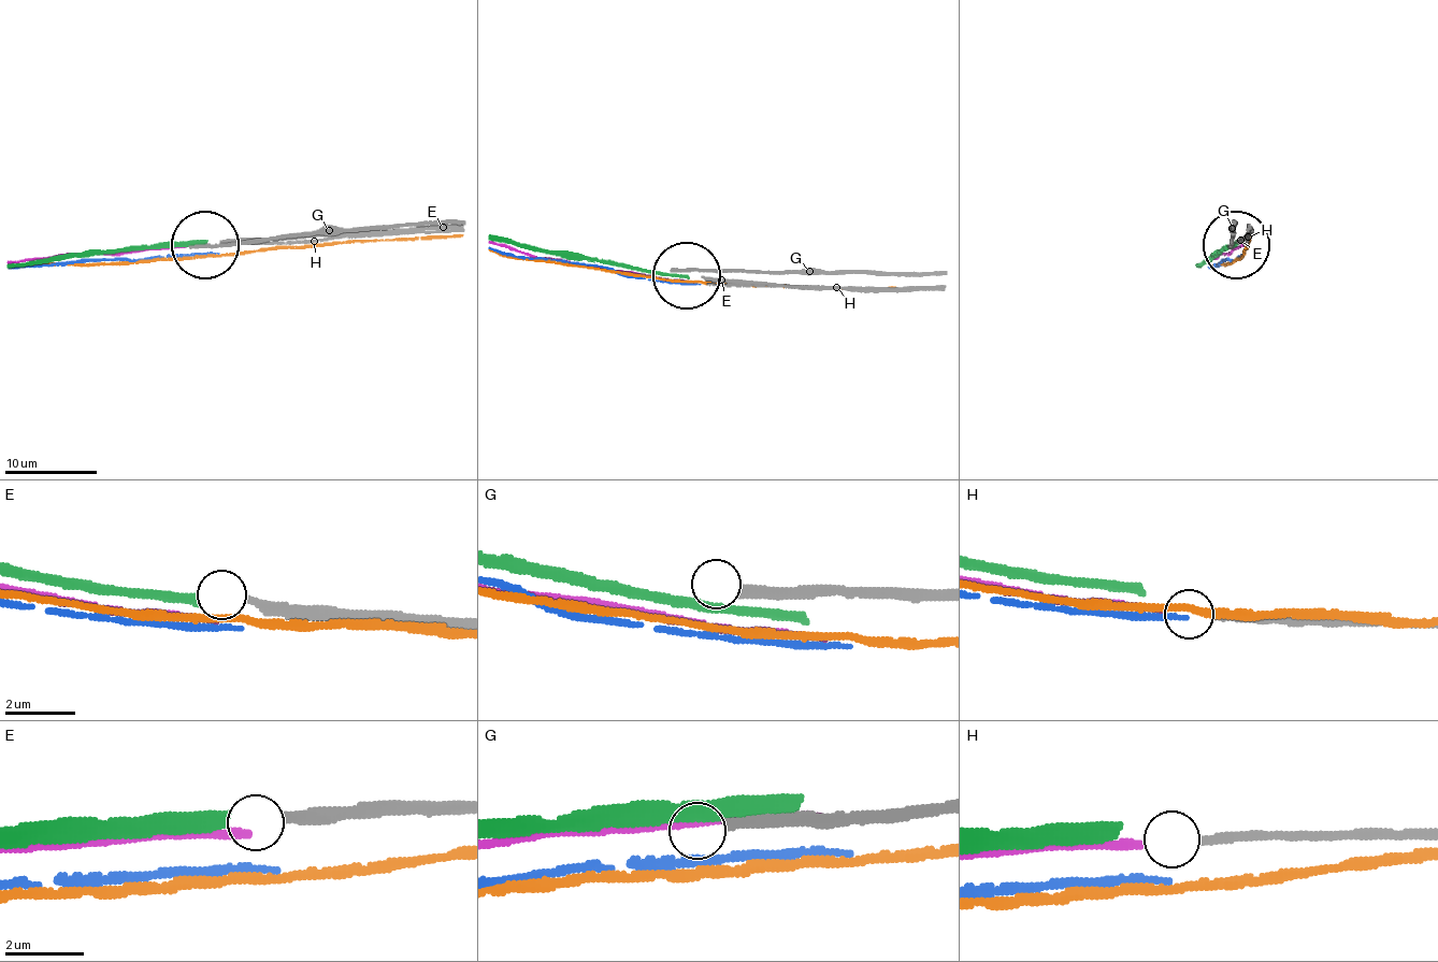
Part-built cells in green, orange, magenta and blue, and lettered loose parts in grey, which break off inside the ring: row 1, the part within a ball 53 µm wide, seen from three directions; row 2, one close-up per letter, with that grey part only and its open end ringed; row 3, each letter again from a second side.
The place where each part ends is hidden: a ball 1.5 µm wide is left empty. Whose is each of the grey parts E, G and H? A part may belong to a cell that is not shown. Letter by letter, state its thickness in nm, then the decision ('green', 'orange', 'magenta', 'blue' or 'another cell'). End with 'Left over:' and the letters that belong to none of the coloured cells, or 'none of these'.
E: 280 nm thick; green
G: 280 nm thick; another cell
H: 220 nm thick; magenta
Left over: G

